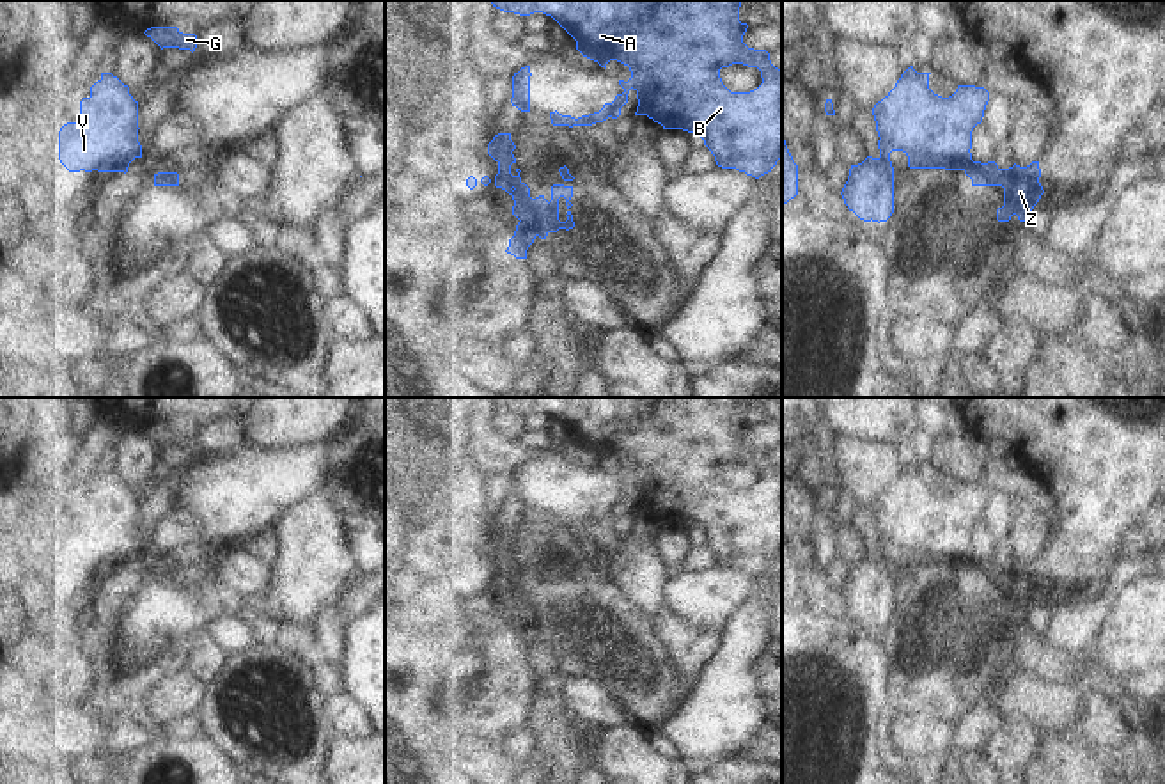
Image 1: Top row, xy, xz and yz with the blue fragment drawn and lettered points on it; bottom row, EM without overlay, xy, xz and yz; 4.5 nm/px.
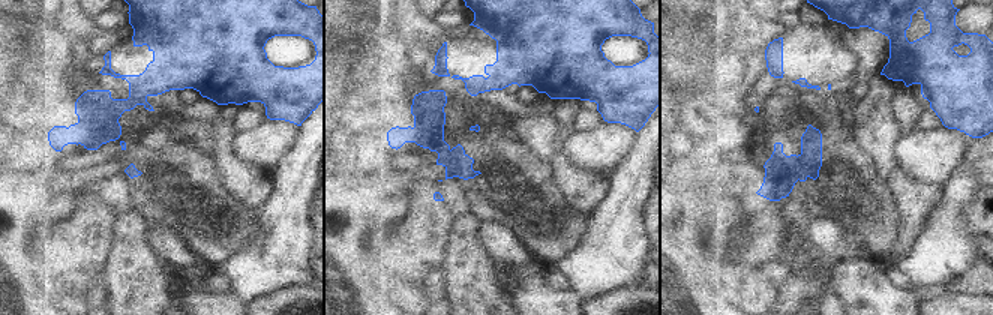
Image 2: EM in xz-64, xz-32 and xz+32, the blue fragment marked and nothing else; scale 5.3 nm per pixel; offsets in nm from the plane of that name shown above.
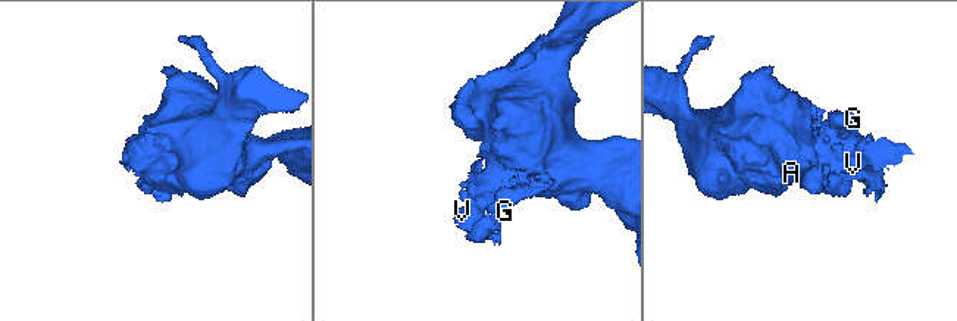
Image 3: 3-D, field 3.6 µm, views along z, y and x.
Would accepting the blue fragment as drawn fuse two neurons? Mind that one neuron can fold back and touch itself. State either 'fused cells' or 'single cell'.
fused cells

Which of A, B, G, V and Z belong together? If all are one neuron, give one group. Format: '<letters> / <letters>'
A B G V / Z

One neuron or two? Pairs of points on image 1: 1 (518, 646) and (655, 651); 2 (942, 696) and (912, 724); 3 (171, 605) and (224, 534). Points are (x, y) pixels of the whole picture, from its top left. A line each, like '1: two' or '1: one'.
1: one
2: two
3: two

